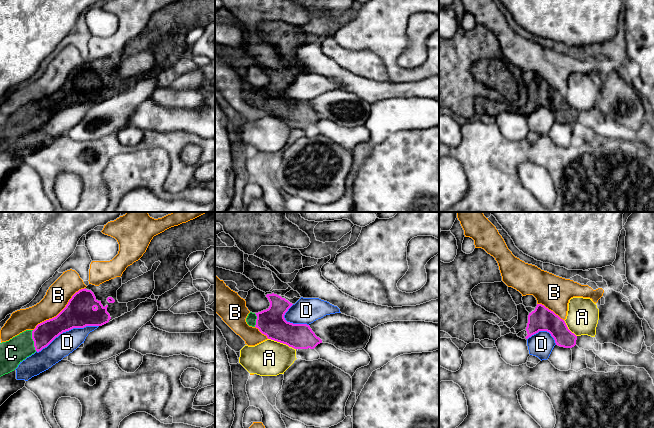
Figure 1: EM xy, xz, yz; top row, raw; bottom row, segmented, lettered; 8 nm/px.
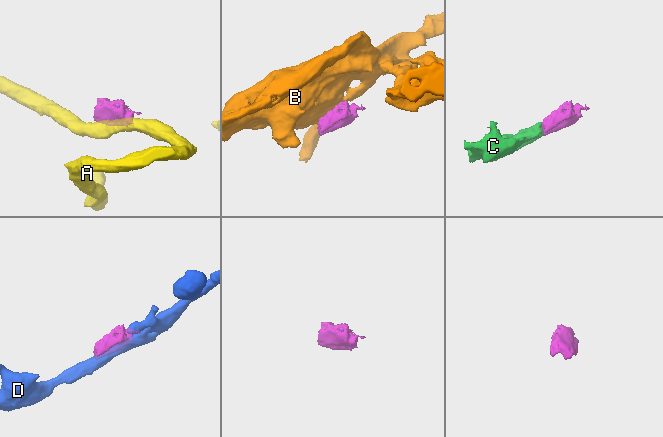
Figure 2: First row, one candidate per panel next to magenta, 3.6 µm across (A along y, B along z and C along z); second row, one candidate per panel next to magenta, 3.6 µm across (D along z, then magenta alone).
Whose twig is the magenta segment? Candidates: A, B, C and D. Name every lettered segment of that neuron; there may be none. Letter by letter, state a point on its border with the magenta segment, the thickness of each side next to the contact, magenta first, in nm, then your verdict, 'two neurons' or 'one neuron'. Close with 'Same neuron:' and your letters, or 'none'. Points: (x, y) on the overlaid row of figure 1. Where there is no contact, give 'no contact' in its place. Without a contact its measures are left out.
A: xz (282, 342) | 220/280 nm | two neurons
B: xy (60, 312) | 240/190 nm | two neurons
C: xy (33, 340) | 170/200 nm | one neuron
D: xy (67, 330) | 240/170 nm | two neurons
Same neuron: C

